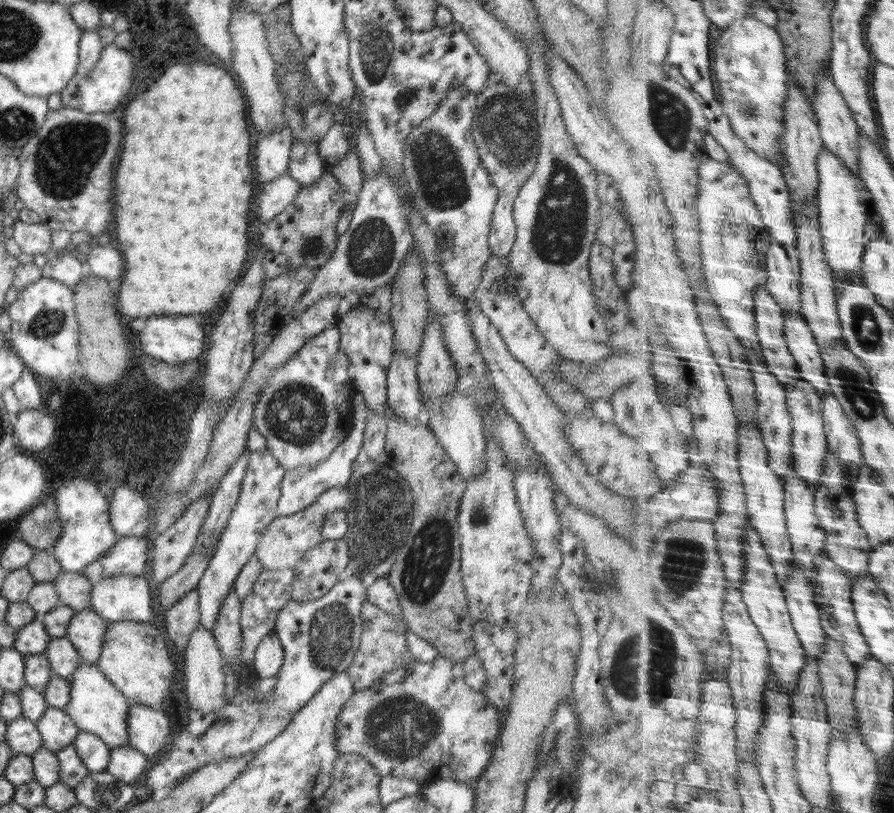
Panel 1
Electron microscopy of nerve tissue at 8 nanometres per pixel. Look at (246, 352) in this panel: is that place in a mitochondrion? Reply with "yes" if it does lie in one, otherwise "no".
no

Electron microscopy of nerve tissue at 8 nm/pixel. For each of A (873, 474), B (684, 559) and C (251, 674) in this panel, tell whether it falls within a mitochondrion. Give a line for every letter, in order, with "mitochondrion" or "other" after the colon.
A: other
B: mitochondrion
C: other

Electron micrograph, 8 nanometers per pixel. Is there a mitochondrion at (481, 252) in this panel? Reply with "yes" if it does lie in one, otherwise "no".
no

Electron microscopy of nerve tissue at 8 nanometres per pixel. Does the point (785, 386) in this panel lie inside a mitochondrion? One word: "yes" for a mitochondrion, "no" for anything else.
no

